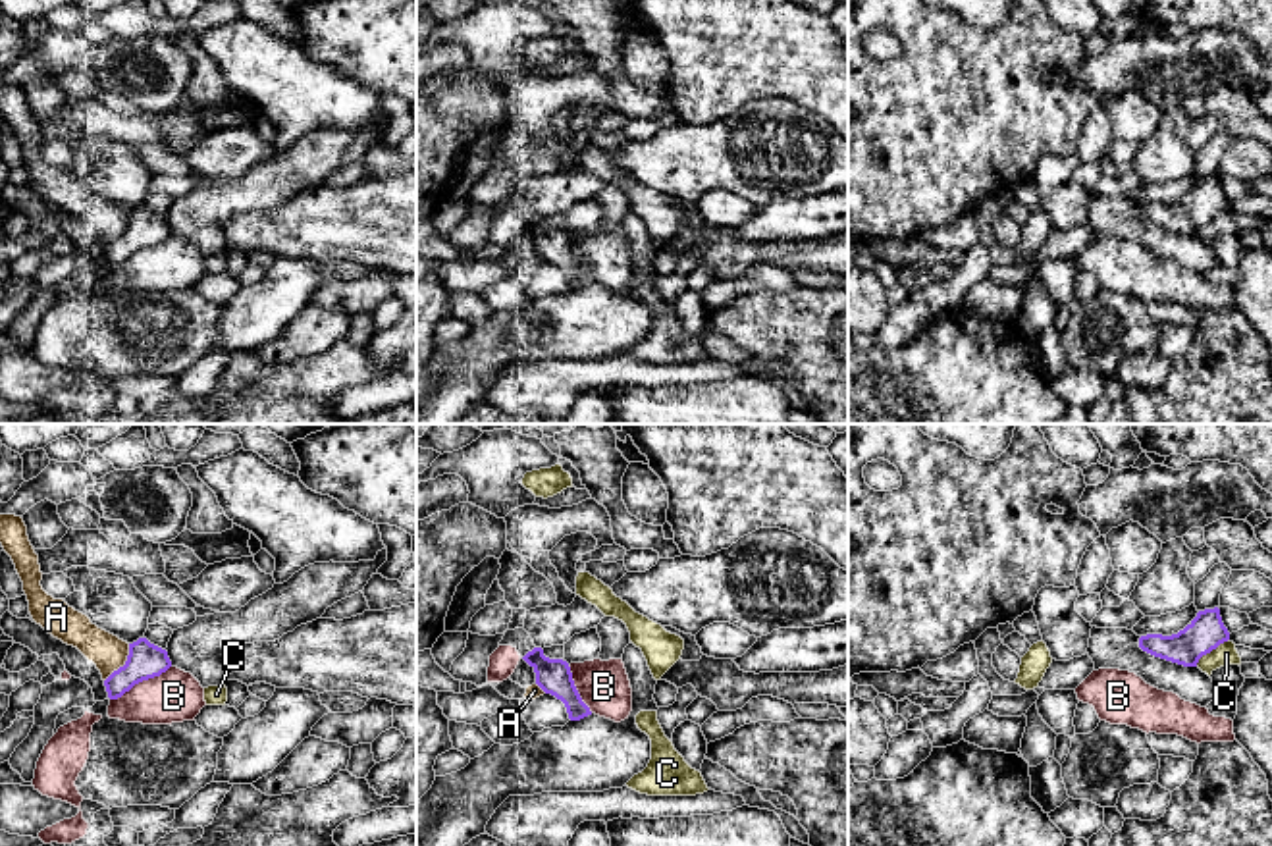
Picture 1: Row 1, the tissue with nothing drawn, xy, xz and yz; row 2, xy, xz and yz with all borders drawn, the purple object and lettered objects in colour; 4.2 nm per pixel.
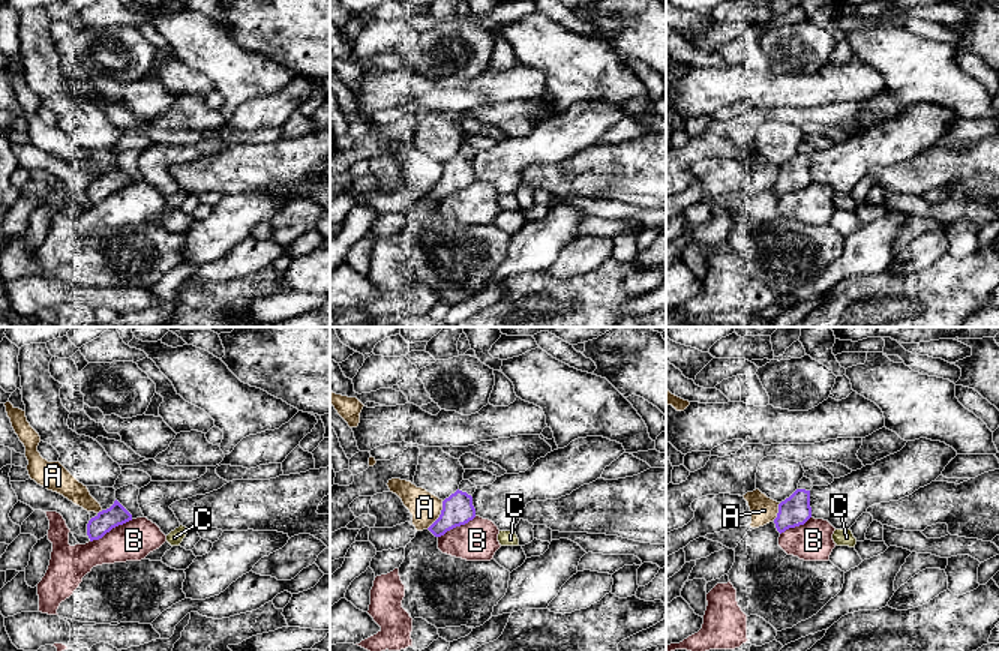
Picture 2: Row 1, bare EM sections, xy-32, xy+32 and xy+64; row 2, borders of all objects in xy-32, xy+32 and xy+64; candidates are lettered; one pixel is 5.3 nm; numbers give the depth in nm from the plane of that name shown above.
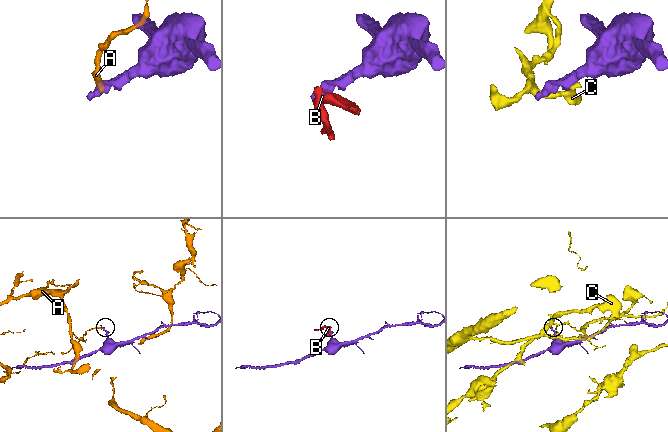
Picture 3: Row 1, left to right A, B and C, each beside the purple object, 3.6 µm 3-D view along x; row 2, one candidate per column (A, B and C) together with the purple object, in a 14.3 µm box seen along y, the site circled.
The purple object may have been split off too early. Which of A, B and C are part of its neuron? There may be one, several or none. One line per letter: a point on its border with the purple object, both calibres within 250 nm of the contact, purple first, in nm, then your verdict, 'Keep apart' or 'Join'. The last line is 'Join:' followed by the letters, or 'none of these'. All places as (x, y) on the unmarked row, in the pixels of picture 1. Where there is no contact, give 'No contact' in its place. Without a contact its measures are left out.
A: Touches purple at xy (126, 232). Thickness 150 nm (purple) against 150 nm. Keep apart
B: Touches purple at xy (139, 249). Thickness 150 nm (purple) against 220 nm. Keep apart
C: Touches purple at yz (1211, 218). Thickness 150 nm (purple) against 90 nm. Keep apart
Join: none of these

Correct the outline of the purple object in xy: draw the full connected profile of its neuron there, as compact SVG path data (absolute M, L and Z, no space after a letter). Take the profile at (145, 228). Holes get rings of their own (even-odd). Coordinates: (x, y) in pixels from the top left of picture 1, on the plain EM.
M139 206L137 210L129 212L125 233L104 249L108 266L118 268L135 252L160 245L170 235L172 229L166 218L150 212L146 206Z

